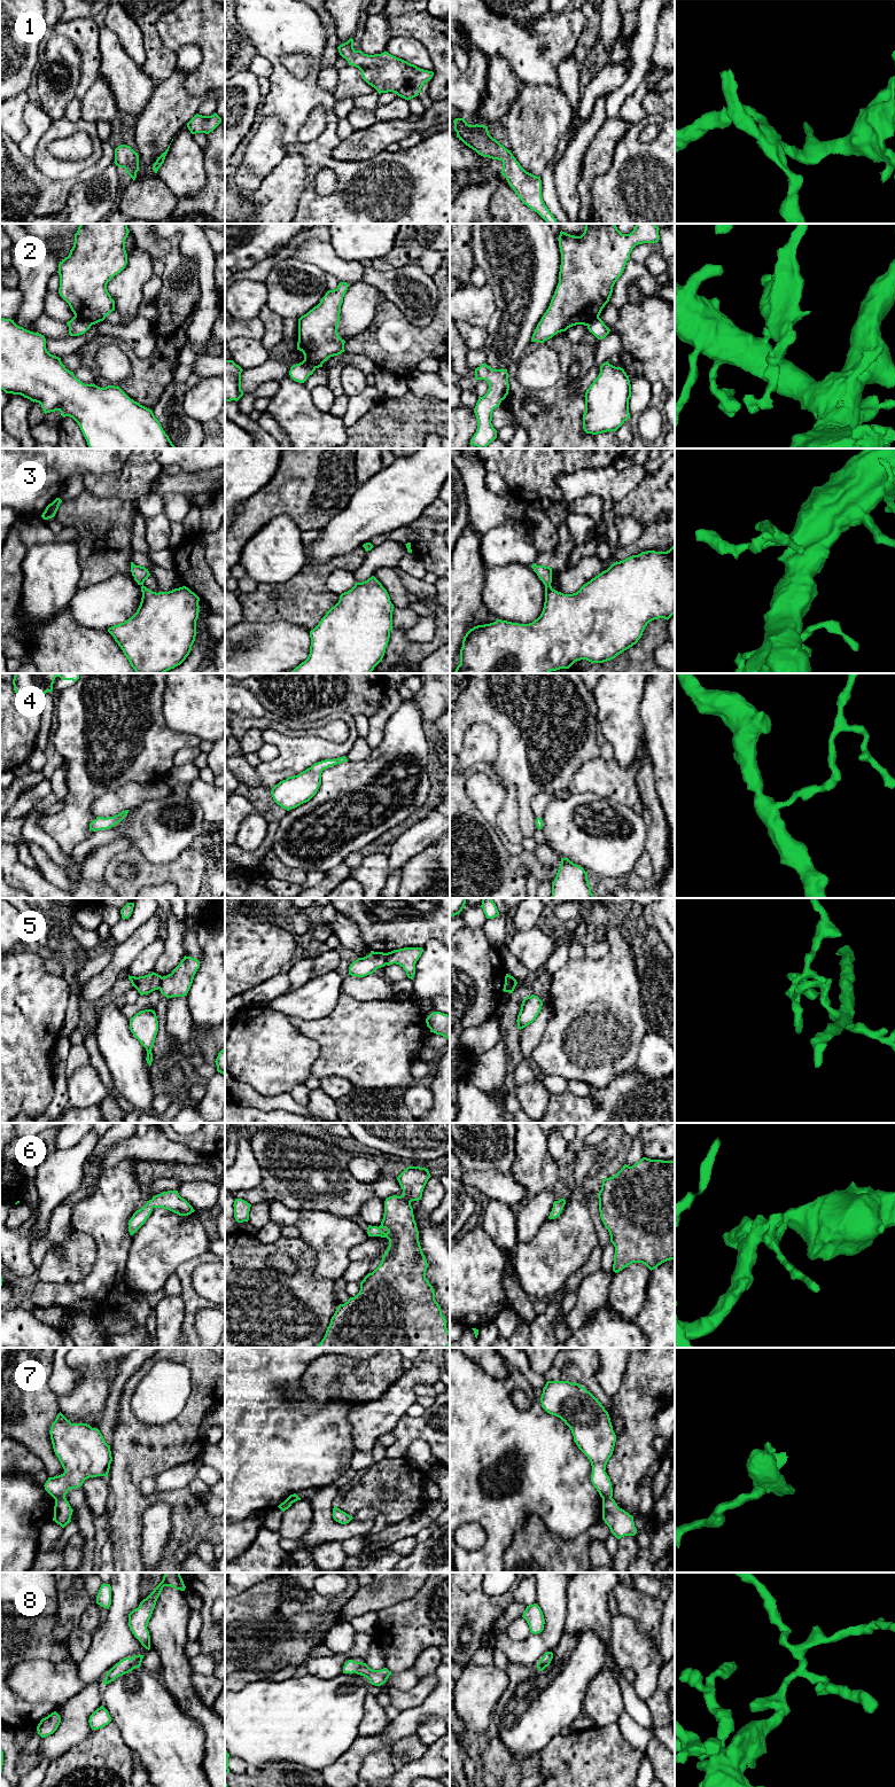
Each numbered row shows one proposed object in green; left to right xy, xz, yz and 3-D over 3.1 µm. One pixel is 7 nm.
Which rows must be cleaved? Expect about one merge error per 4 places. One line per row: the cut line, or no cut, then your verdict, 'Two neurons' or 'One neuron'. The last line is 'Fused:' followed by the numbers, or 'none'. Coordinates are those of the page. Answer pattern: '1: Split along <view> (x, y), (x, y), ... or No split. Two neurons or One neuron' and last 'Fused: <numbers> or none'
1: No split. One neuron
2: Split along xy (75, 315), (91, 325). Two neurons
3: No split. One neuron
4: No split. One neuron
5: Split along xy (162, 977), (158, 988). Two neurons
6: No split. One neuron
7: Split along xy (64, 1496), (55, 1499). Two neurons
8: No split. One neuron
Fused: 2, 5, 7

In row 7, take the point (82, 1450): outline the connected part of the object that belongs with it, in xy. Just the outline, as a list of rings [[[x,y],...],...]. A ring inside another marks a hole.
[[[61,1412],[53,1422],[50,1439],[64,1473],[48,1477],[45,1490],[54,1498],[65,1497],[70,1489],[80,1488],[85,1480],[108,1477],[112,1461],[108,1445],[98,1428],[71,1423]]]

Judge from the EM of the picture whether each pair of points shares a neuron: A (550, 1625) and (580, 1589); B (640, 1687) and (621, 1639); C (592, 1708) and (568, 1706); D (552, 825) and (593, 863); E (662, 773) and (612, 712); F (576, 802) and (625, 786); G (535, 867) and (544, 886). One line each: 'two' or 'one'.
A: two
B: one
C: two
D: one
E: two
F: two
G: two

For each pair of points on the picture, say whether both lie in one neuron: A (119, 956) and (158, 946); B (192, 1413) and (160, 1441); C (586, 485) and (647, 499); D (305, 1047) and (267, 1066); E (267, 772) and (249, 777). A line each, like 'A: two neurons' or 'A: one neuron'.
A: two neurons
B: one neuron
C: two neurons
D: one neuron
E: two neurons

